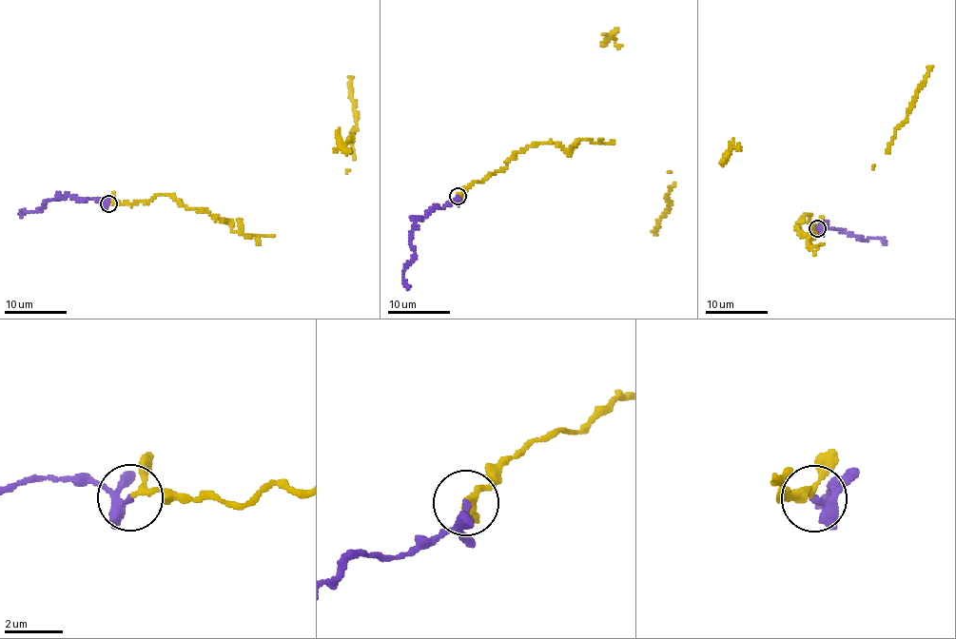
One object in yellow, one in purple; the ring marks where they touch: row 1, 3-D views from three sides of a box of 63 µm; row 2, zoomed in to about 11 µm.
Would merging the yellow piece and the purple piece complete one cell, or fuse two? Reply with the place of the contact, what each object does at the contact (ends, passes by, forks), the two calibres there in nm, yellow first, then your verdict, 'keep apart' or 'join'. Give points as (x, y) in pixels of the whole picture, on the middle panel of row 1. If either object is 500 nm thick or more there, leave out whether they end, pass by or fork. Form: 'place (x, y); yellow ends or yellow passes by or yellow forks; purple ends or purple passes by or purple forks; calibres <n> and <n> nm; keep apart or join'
place (458, 196); yellow passes by; purple forks; calibres 160 and 200 nm; join

